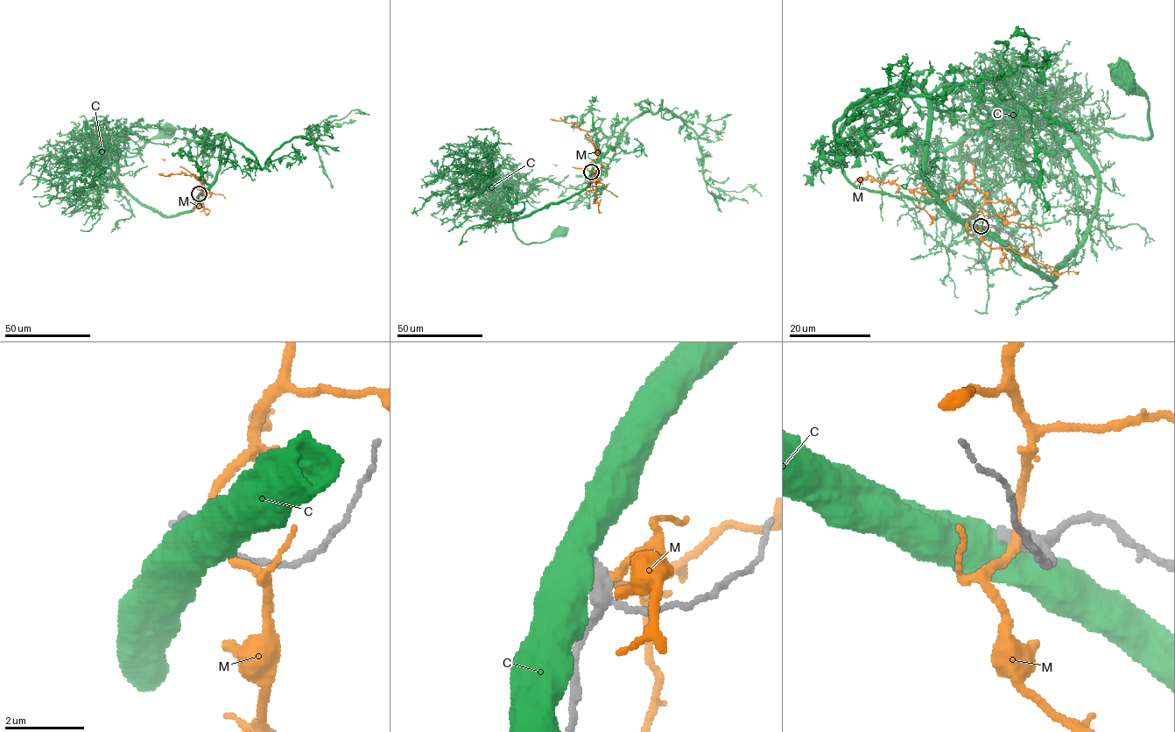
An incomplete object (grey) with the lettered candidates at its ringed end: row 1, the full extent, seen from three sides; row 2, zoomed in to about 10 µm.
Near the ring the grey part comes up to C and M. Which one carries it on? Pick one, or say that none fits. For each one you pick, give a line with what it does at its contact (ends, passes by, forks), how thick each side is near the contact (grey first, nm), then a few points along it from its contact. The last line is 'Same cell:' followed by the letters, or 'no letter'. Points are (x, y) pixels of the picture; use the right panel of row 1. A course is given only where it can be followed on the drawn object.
Same cell: no letter

